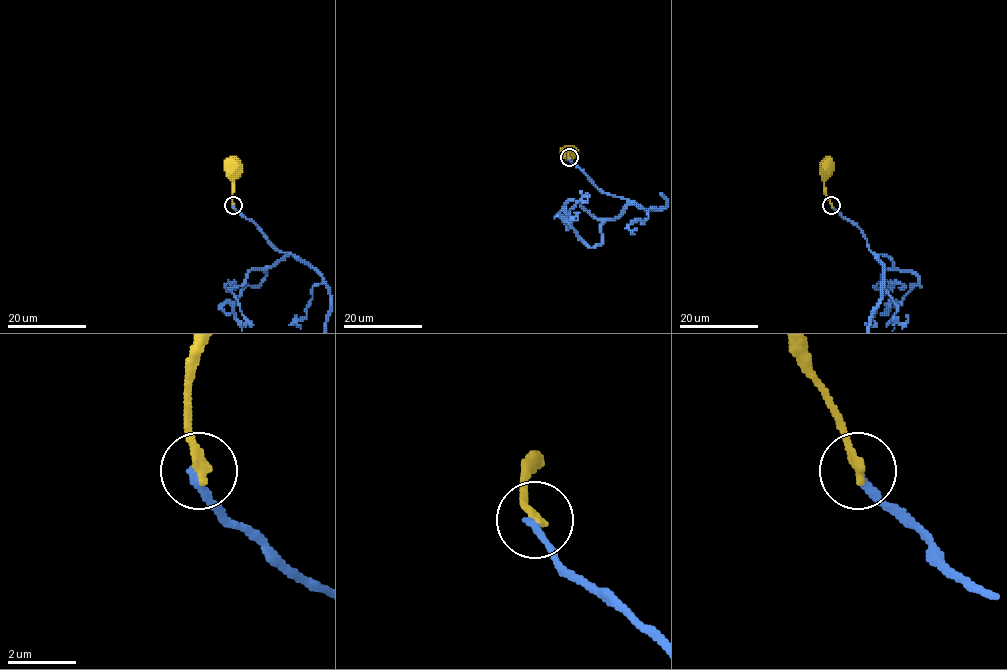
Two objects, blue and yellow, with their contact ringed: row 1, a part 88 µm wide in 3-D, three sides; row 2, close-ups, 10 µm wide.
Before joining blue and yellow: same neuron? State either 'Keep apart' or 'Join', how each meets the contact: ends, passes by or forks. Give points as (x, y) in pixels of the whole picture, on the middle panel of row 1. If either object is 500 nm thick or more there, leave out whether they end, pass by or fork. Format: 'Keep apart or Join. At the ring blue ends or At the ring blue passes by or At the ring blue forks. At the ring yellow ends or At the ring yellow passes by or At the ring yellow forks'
Keep apart. At the ring blue ends. At the ring yellow ends

